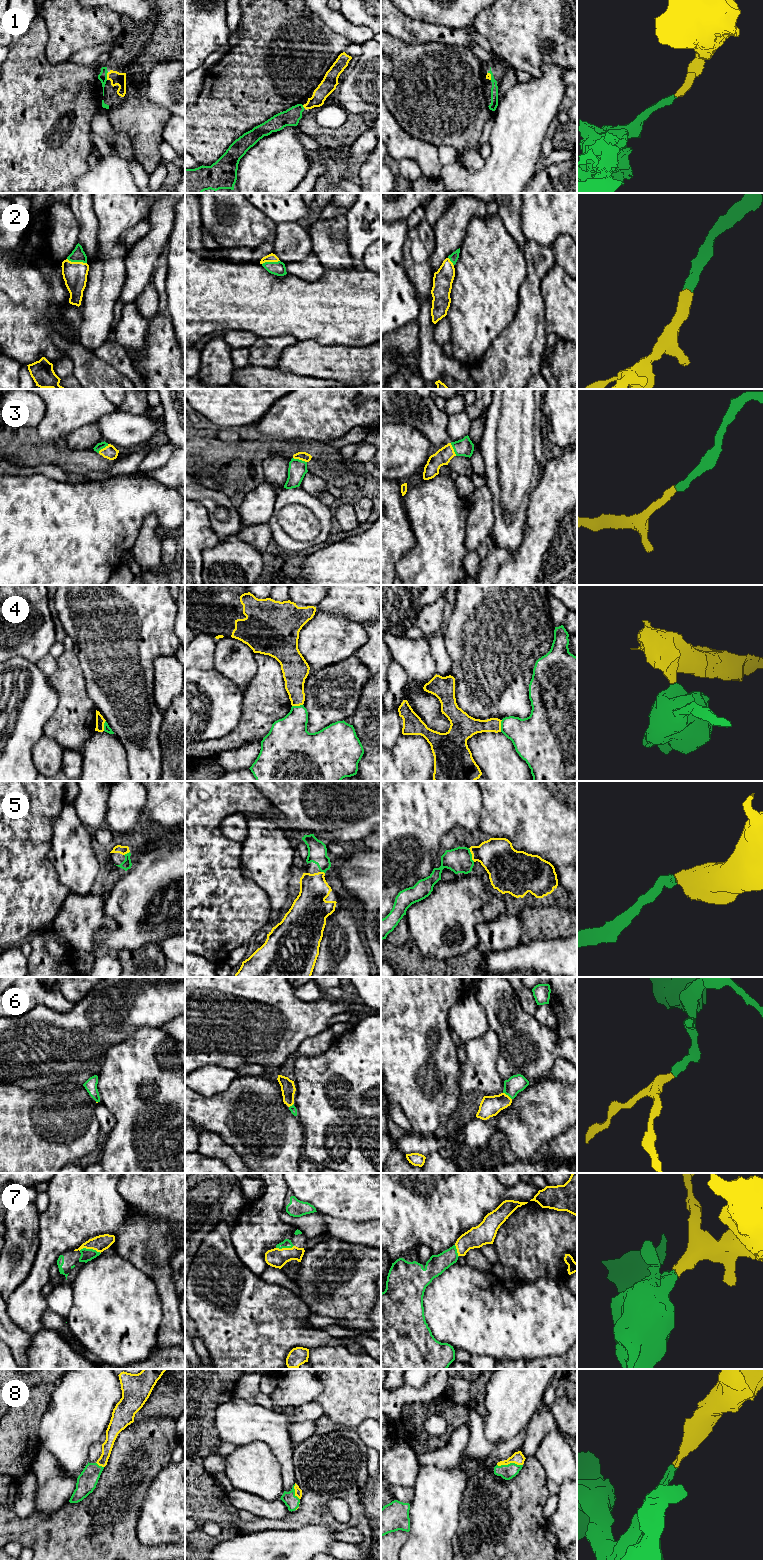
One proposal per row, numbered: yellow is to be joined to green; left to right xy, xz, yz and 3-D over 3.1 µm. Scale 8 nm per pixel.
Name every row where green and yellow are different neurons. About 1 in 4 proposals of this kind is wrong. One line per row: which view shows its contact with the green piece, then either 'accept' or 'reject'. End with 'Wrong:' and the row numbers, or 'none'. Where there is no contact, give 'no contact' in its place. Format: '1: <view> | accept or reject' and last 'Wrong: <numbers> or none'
1: xy | accept
2: xy | accept
3: xz | accept
4: yz | reject
5: yz | accept
6: yz | accept
7: xy | accept
8: yz | accept
Wrong: 4

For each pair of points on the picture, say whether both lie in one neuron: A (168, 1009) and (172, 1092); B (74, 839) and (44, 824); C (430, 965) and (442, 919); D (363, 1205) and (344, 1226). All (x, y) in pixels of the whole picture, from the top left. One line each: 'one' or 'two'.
A: two
B: two
C: two
D: two

